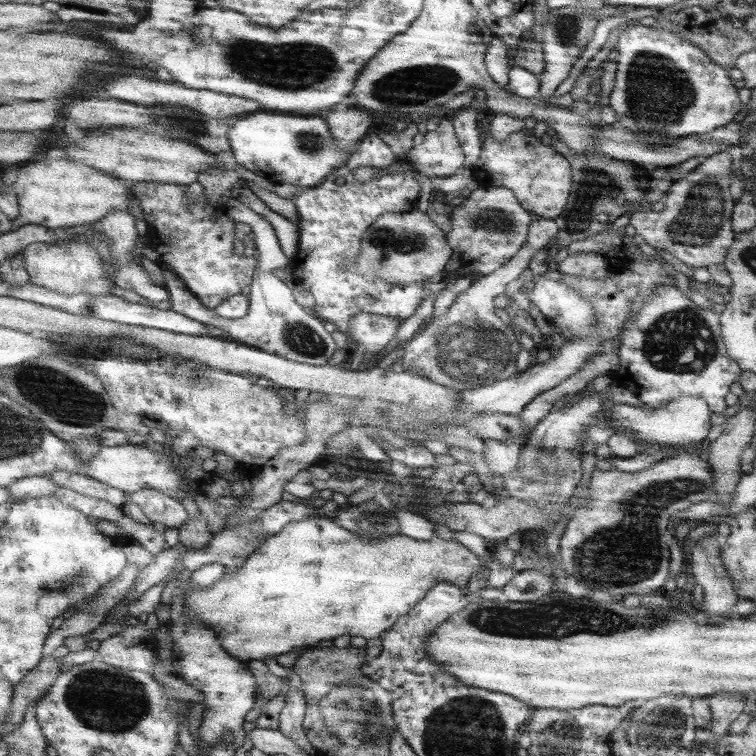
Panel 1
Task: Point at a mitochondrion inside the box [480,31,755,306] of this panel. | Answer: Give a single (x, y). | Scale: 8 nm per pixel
(657, 91)

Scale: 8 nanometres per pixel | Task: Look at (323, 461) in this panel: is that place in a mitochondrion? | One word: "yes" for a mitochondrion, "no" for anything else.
no

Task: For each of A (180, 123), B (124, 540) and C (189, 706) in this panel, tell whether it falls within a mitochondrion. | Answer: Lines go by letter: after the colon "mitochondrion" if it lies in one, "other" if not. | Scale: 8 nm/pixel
A: mitochondrion
B: other
C: other

